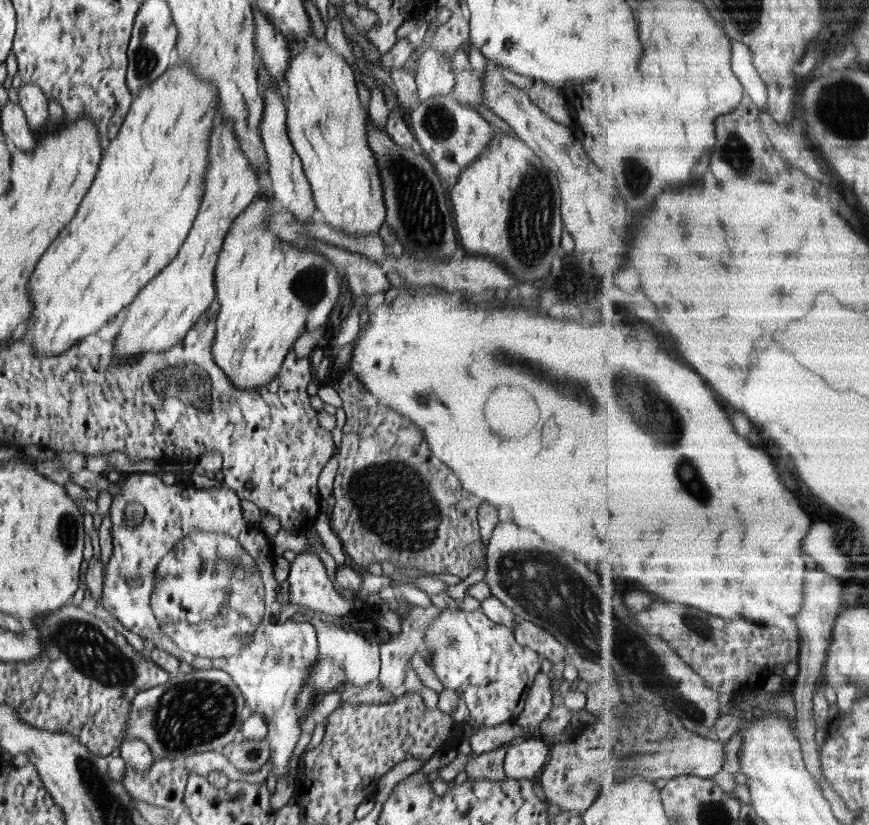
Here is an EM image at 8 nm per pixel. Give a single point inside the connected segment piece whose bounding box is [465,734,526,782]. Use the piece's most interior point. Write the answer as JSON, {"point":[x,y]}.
{"point":[489,766]}

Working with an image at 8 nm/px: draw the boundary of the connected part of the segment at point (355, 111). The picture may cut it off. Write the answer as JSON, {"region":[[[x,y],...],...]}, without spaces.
{"region":[[[312,20],[311,21],[311,30],[312,33],[310,33],[306,38],[303,38],[303,41],[298,41],[296,40],[286,40],[288,42],[288,68],[285,70],[284,73],[284,78],[285,78],[285,83],[287,84],[287,90],[285,93],[286,97],[286,110],[287,110],[287,133],[289,136],[289,139],[291,140],[292,146],[295,148],[296,154],[298,154],[298,157],[301,160],[302,166],[303,166],[303,172],[306,176],[306,179],[308,180],[308,183],[310,184],[311,187],[311,192],[312,192],[312,197],[314,200],[314,205],[316,206],[314,212],[315,213],[322,213],[324,215],[324,220],[325,222],[332,226],[332,228],[336,228],[336,230],[340,230],[340,232],[346,234],[346,236],[374,236],[378,234],[380,231],[380,228],[382,228],[383,224],[386,221],[386,204],[384,204],[384,198],[382,194],[382,180],[380,180],[380,176],[378,176],[378,166],[376,166],[377,162],[374,160],[374,153],[373,150],[370,148],[369,142],[368,142],[368,133],[366,130],[367,127],[367,120],[369,120],[369,111],[364,109],[362,107],[362,104],[360,103],[360,98],[358,97],[358,88],[356,87],[356,79],[354,78],[356,72],[354,72],[353,68],[346,62],[346,59],[334,48],[331,47],[328,42],[326,42],[326,39],[321,39],[318,38],[314,33],[313,33],[313,26],[312,26]]]}

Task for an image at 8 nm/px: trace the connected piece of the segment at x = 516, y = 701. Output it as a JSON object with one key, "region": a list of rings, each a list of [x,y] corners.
{"region":[[[442,608],[427,628],[421,645],[429,665],[444,688],[460,693],[471,721],[480,726],[511,722],[522,713],[524,699],[540,673],[539,655],[515,640],[514,630],[492,622],[479,609],[473,612]]]}

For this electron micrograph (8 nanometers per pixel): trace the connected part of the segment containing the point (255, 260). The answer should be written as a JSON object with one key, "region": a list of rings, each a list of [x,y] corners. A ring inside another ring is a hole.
{"region":[[[261,195],[248,205],[232,222],[216,263],[214,276],[220,313],[215,319],[216,336],[211,351],[216,364],[236,388],[253,389],[272,382],[296,340],[328,320],[340,294],[339,270],[324,255],[280,239],[266,228],[268,217],[278,208],[269,195]]]}

